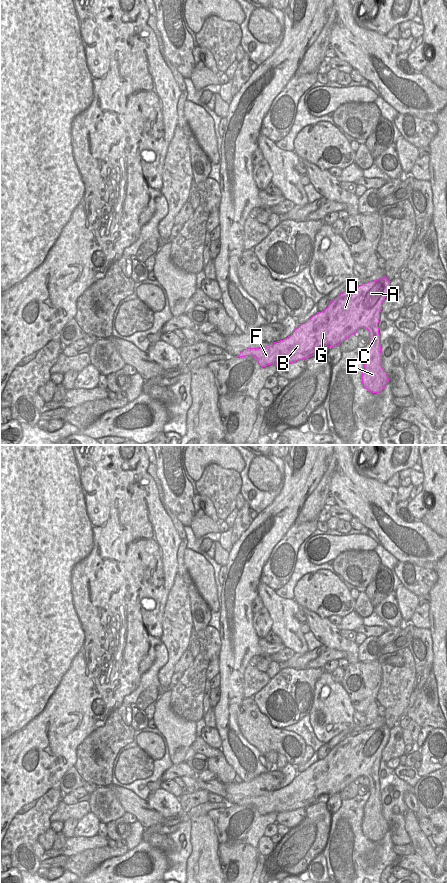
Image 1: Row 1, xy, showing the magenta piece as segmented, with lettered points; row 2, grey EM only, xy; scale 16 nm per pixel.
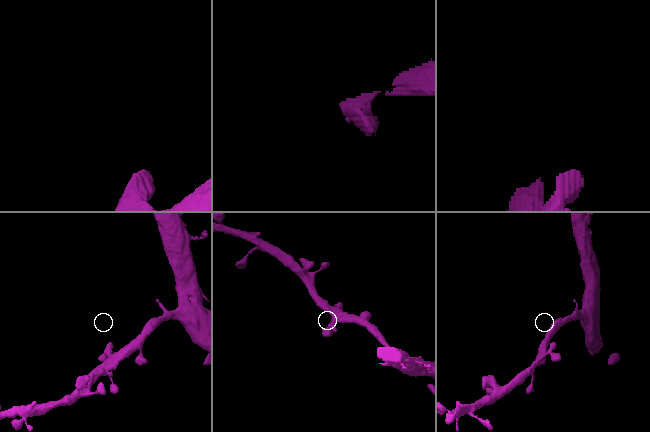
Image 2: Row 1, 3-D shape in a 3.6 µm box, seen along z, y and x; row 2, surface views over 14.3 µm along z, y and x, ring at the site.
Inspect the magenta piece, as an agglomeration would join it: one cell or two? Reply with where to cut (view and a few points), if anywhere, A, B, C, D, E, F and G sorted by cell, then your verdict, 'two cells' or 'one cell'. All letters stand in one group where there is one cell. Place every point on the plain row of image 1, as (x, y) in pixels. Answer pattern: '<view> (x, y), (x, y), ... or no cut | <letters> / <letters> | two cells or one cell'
no cut | A B C D E F G | one cell

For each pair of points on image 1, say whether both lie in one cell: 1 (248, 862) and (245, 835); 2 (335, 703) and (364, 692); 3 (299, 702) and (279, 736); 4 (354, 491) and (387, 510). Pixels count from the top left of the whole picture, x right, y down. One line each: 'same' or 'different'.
1: different
2: different
3: different
4: same

